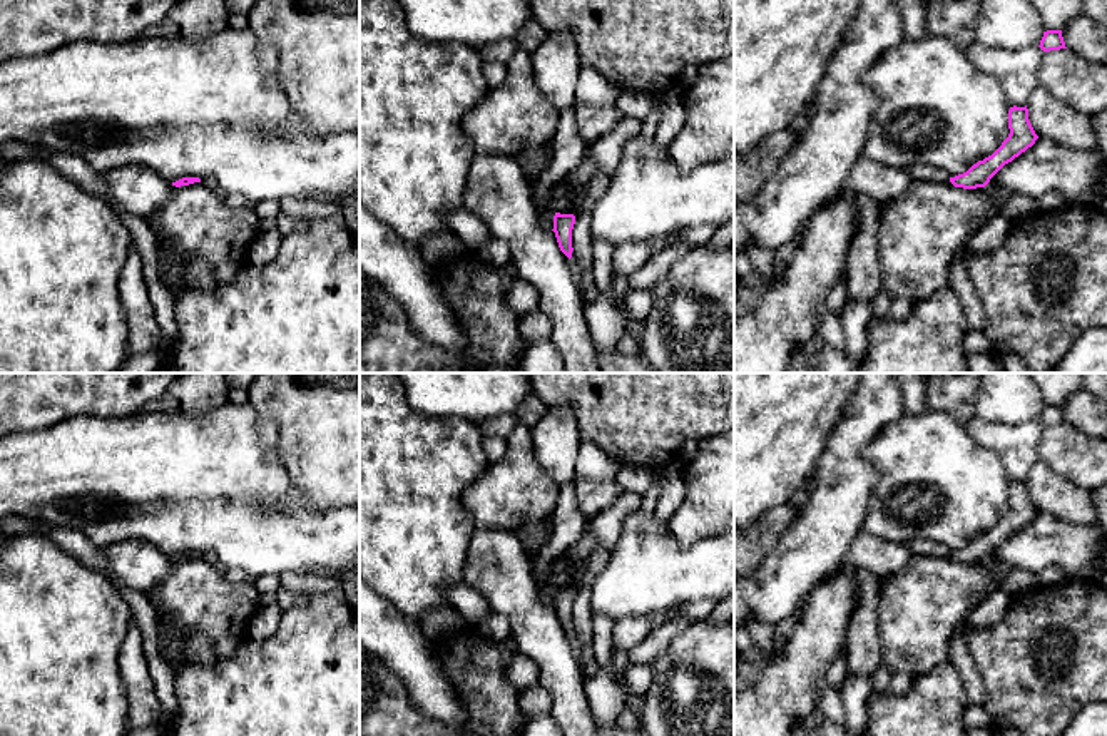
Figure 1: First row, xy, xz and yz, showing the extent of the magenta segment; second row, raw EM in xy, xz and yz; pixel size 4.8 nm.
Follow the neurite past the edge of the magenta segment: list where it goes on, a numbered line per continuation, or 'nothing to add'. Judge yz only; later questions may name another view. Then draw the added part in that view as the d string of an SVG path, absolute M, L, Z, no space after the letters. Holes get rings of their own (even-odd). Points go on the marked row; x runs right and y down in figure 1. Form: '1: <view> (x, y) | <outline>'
nothing to add

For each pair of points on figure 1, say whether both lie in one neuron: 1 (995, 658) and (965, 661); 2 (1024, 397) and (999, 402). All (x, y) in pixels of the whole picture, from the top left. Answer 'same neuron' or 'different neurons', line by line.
1: different neurons
2: same neuron

